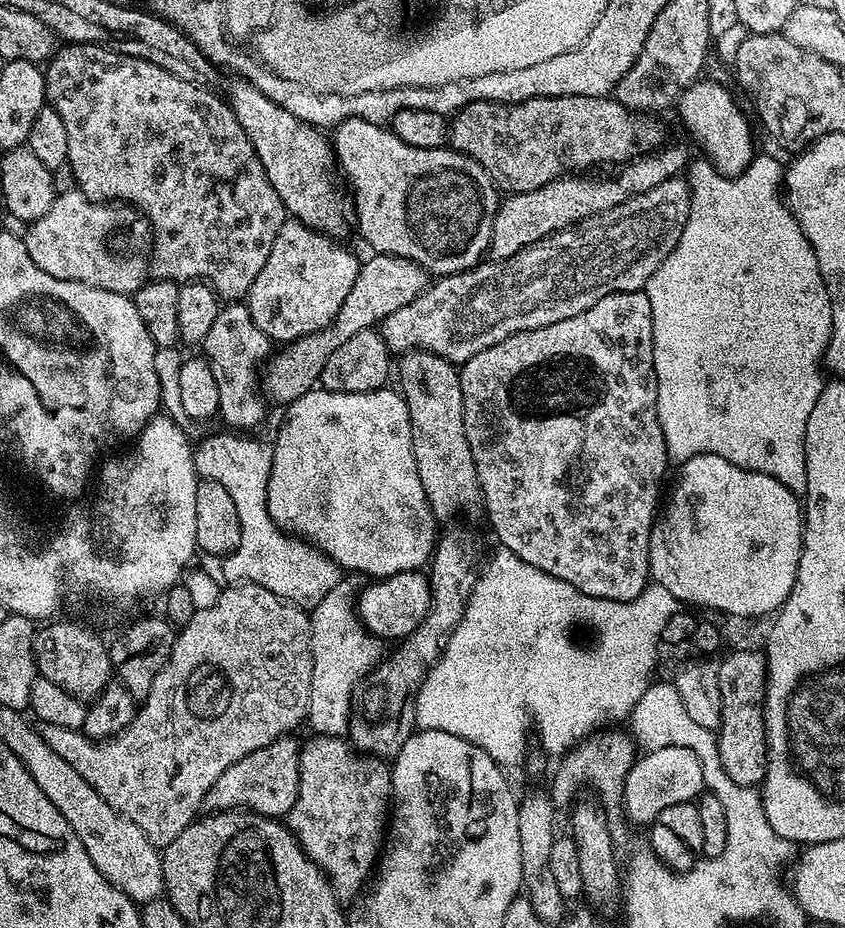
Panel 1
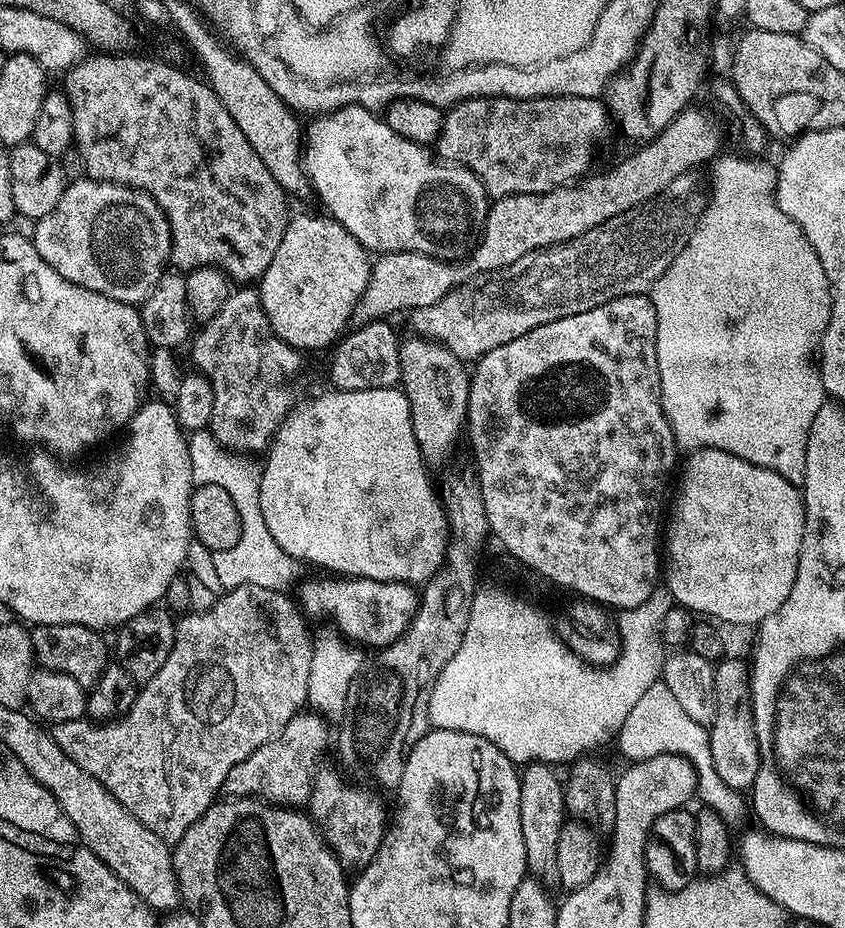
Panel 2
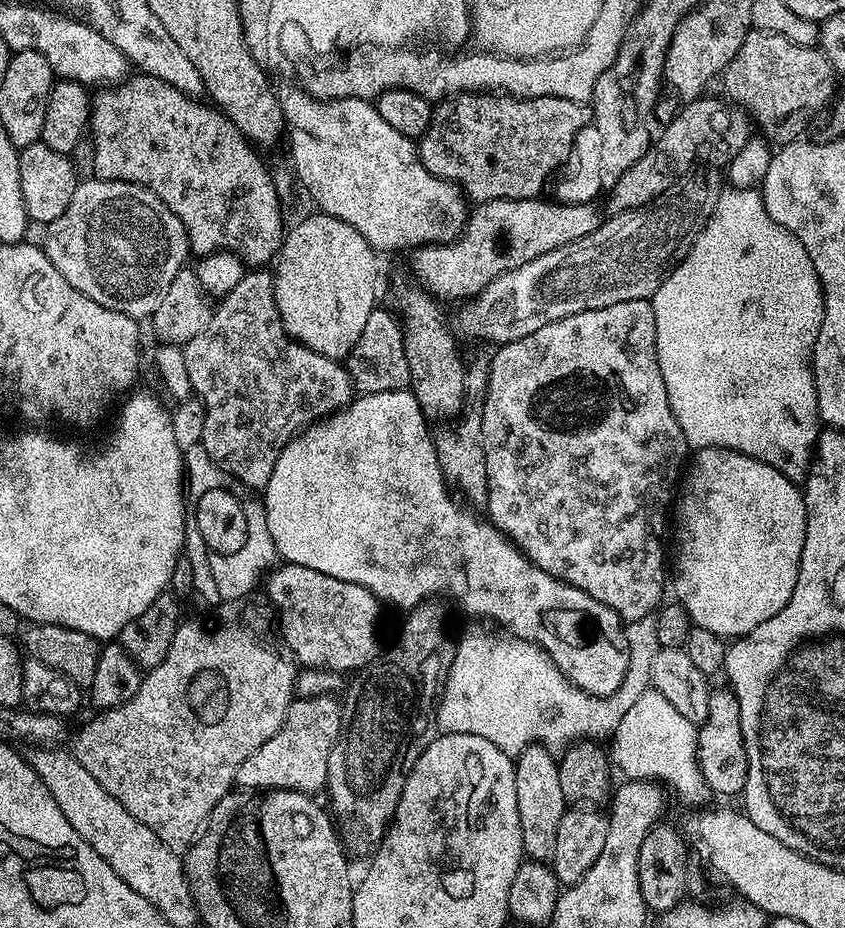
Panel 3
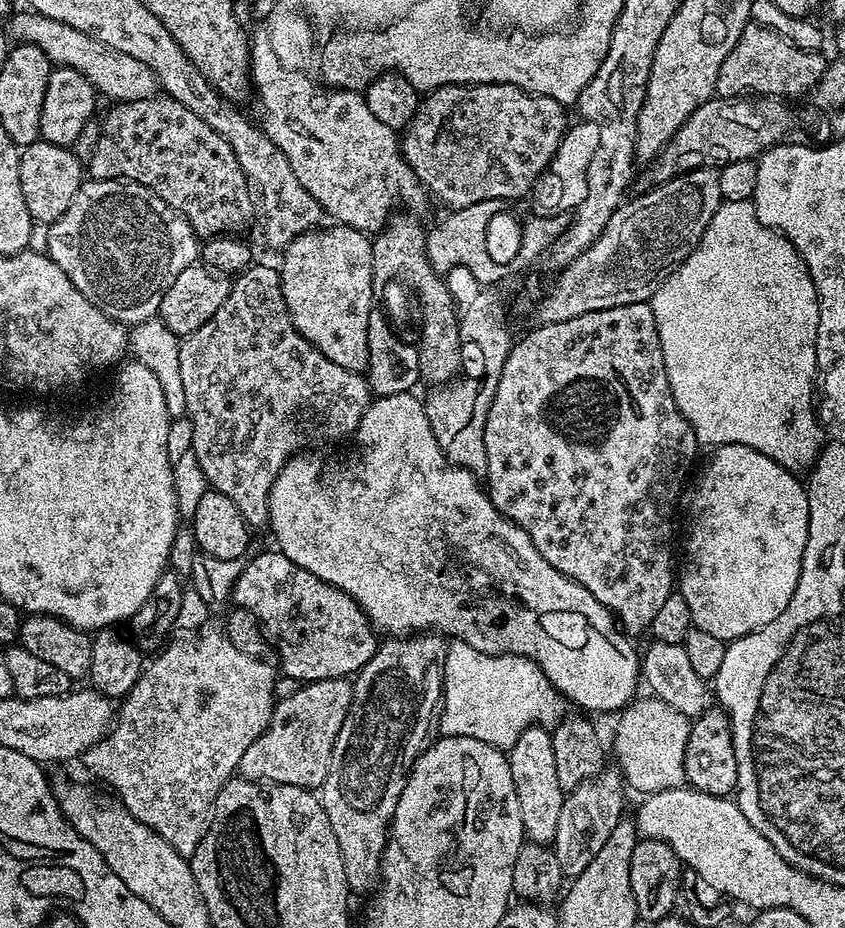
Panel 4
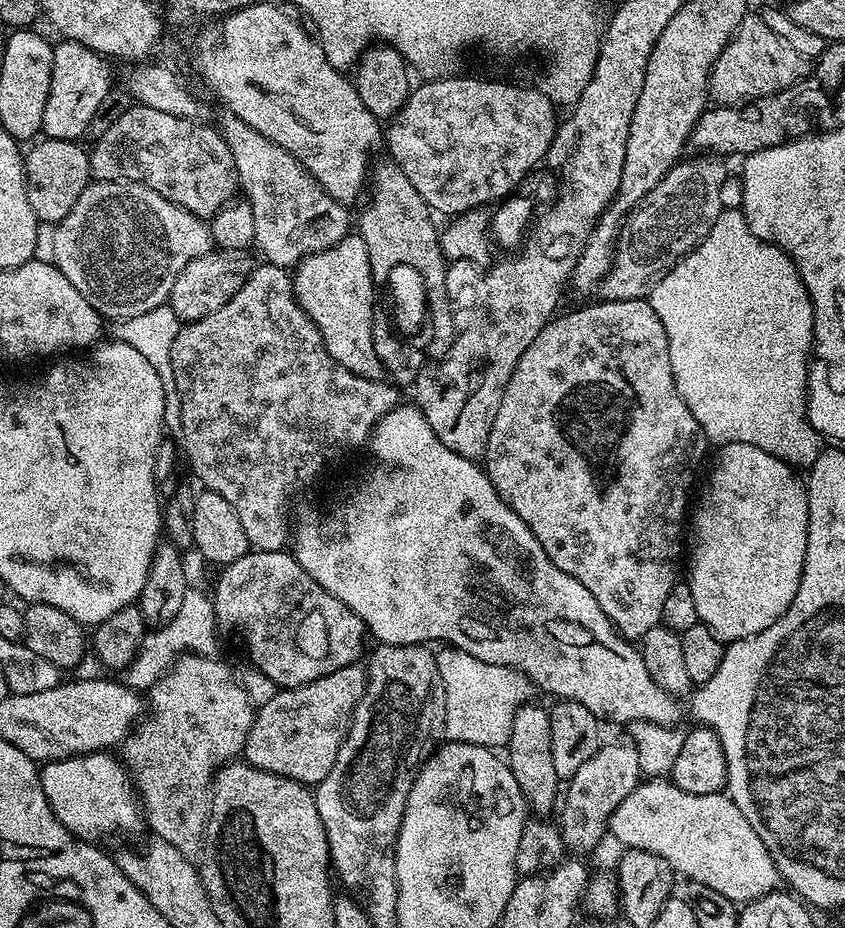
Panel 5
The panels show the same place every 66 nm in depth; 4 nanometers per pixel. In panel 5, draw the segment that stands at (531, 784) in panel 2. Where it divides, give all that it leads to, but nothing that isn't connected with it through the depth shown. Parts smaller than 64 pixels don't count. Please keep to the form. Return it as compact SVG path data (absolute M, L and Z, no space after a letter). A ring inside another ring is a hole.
M535 702L523 704L516 711L512 733L506 745L506 763L508 769L514 774L518 786L524 795L524 803L532 808L537 817L544 818L549 815L552 807L558 804L558 793L562 788L562 780L555 773L553 755L551 753L551 718L547 707L539 708Z

